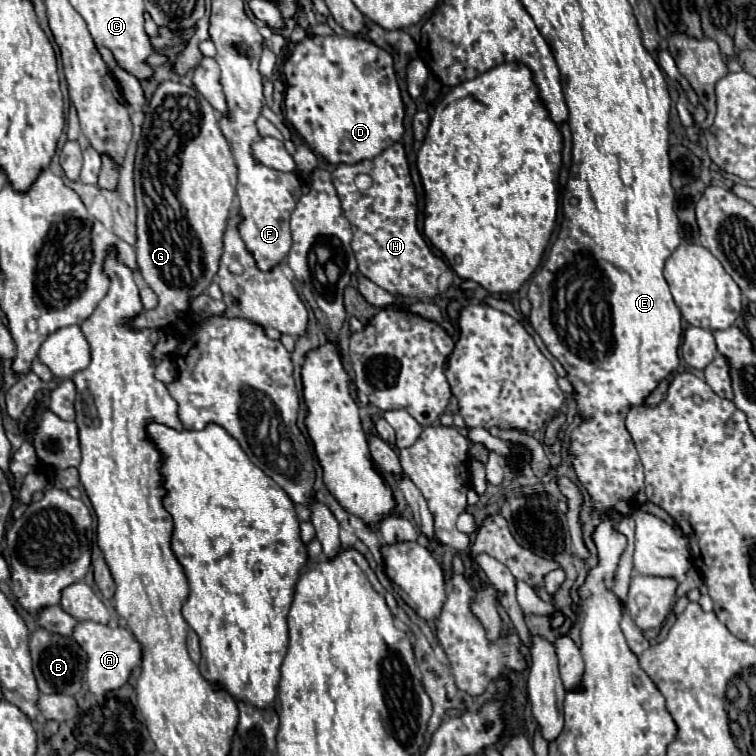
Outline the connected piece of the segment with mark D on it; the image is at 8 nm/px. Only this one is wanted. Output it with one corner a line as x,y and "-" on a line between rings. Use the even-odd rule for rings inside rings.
314,36
296,44
284,64
286,120
300,132
304,142
332,164
356,164
378,156
404,134
404,104
398,90
392,56
364,38

